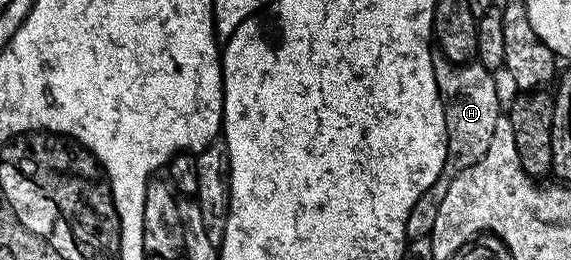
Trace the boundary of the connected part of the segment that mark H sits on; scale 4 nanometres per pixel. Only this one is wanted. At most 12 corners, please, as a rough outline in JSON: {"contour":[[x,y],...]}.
{"contour":[[432,52],[447,158],[407,213],[430,237],[449,183],[489,151],[496,74]]}

